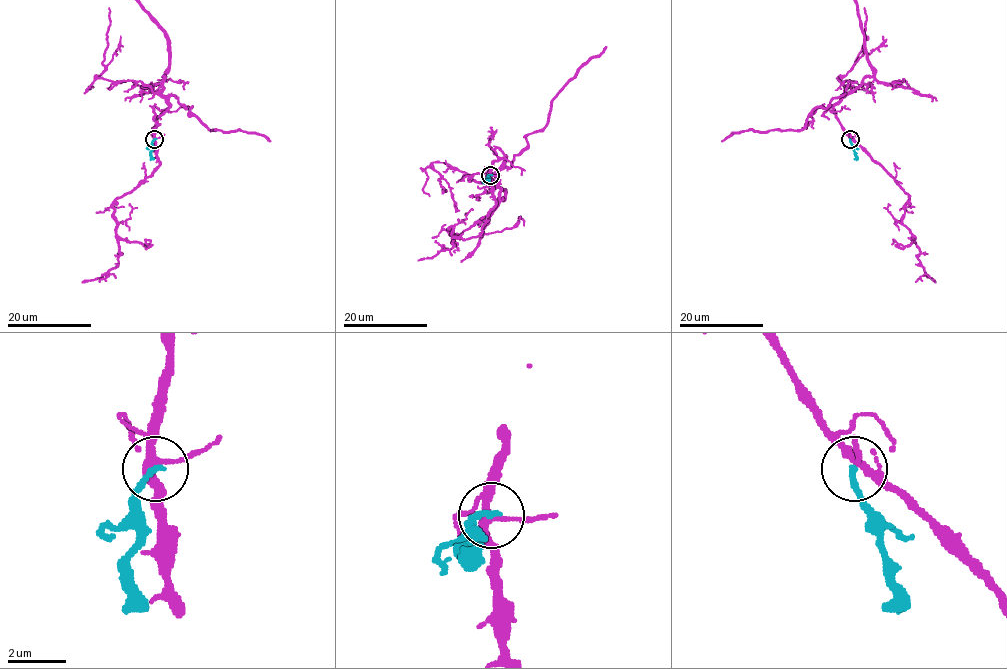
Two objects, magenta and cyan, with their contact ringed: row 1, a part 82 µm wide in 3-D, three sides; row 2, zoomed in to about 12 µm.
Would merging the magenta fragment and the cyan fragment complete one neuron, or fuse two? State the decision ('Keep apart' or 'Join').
Keep apart

